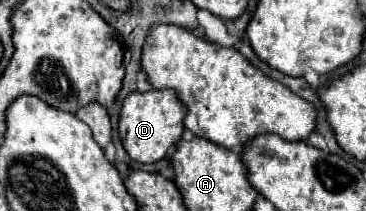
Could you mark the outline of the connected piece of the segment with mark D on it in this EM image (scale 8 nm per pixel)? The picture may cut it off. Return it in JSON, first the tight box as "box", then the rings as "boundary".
{"box":[118,89,184,163],"boundary":[[[150,89],[146,93],[130,93],[120,109],[118,133],[126,153],[138,163],[154,163],[170,153],[170,149],[178,143],[184,131],[184,109],[176,103],[176,95],[172,91],[156,91]]]}

